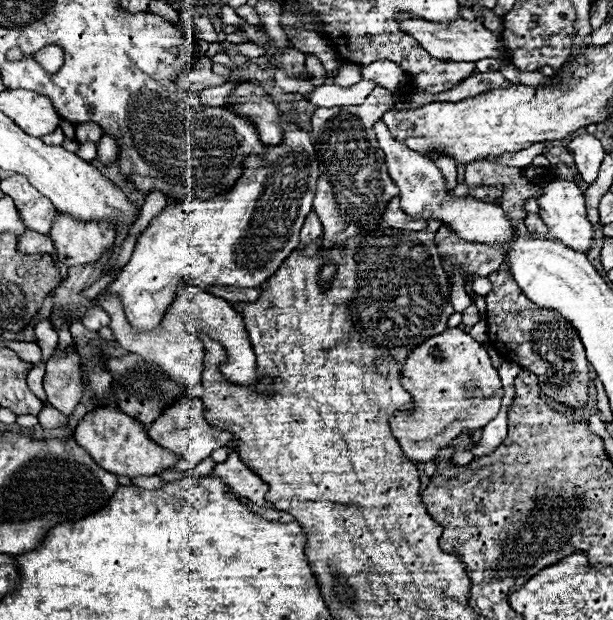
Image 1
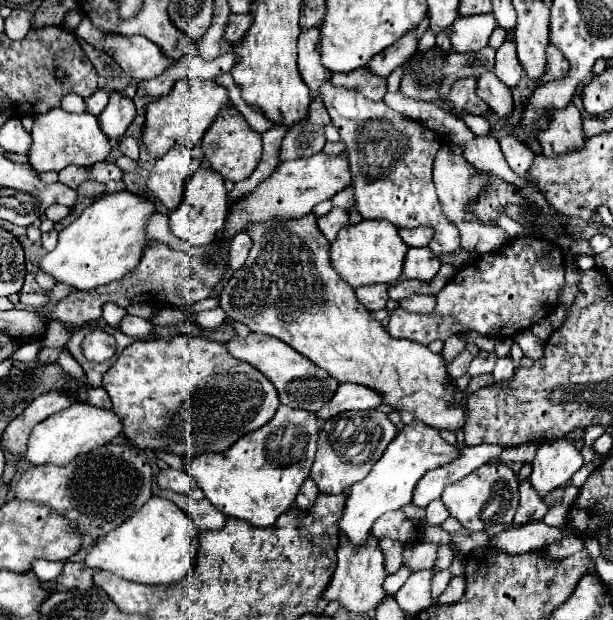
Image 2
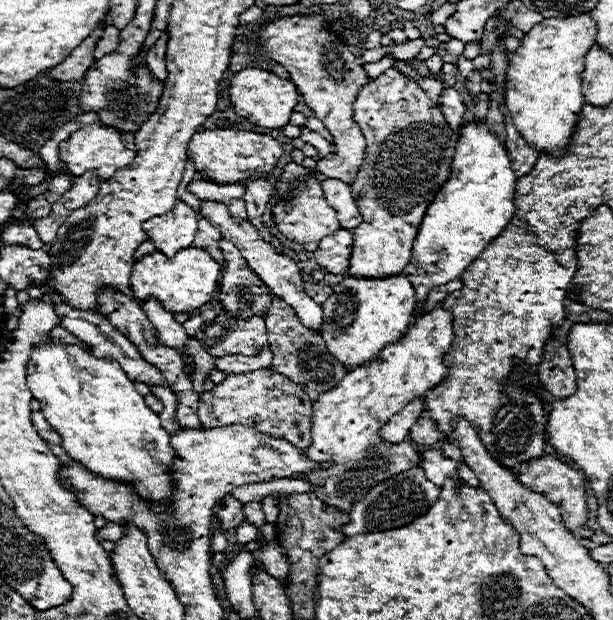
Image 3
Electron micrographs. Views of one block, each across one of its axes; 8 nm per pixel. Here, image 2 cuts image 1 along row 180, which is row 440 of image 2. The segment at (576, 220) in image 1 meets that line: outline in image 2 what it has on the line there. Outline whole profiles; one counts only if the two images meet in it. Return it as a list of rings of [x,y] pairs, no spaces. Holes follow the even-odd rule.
[[[560,438],[548,444],[540,444],[532,462],[530,482],[534,490],[544,496],[550,490],[570,482],[572,474],[578,472],[584,458],[572,440]]]

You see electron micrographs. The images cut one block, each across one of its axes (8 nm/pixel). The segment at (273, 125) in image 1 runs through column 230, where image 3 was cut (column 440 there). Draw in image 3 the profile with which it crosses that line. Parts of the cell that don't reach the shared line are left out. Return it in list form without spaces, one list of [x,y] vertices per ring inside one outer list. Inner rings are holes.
[[[444,88],[440,98],[438,98],[438,108],[444,112],[444,118],[448,120],[448,126],[452,130],[458,130],[464,122],[464,114],[466,114],[466,106],[462,102],[462,96],[458,90],[454,88]]]

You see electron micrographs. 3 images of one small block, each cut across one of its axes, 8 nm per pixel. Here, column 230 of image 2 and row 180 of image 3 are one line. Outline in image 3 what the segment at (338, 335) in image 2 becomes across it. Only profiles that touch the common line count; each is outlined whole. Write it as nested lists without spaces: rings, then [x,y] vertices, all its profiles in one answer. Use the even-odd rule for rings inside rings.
[[[288,162],[284,166],[284,170],[274,186],[272,216],[274,216],[276,230],[280,234],[284,234],[288,240],[298,242],[298,244],[320,242],[324,236],[328,236],[328,234],[336,232],[336,228],[340,228],[334,208],[330,208],[324,198],[322,182],[314,176],[314,172],[310,172],[302,164],[294,164],[294,162]]]

